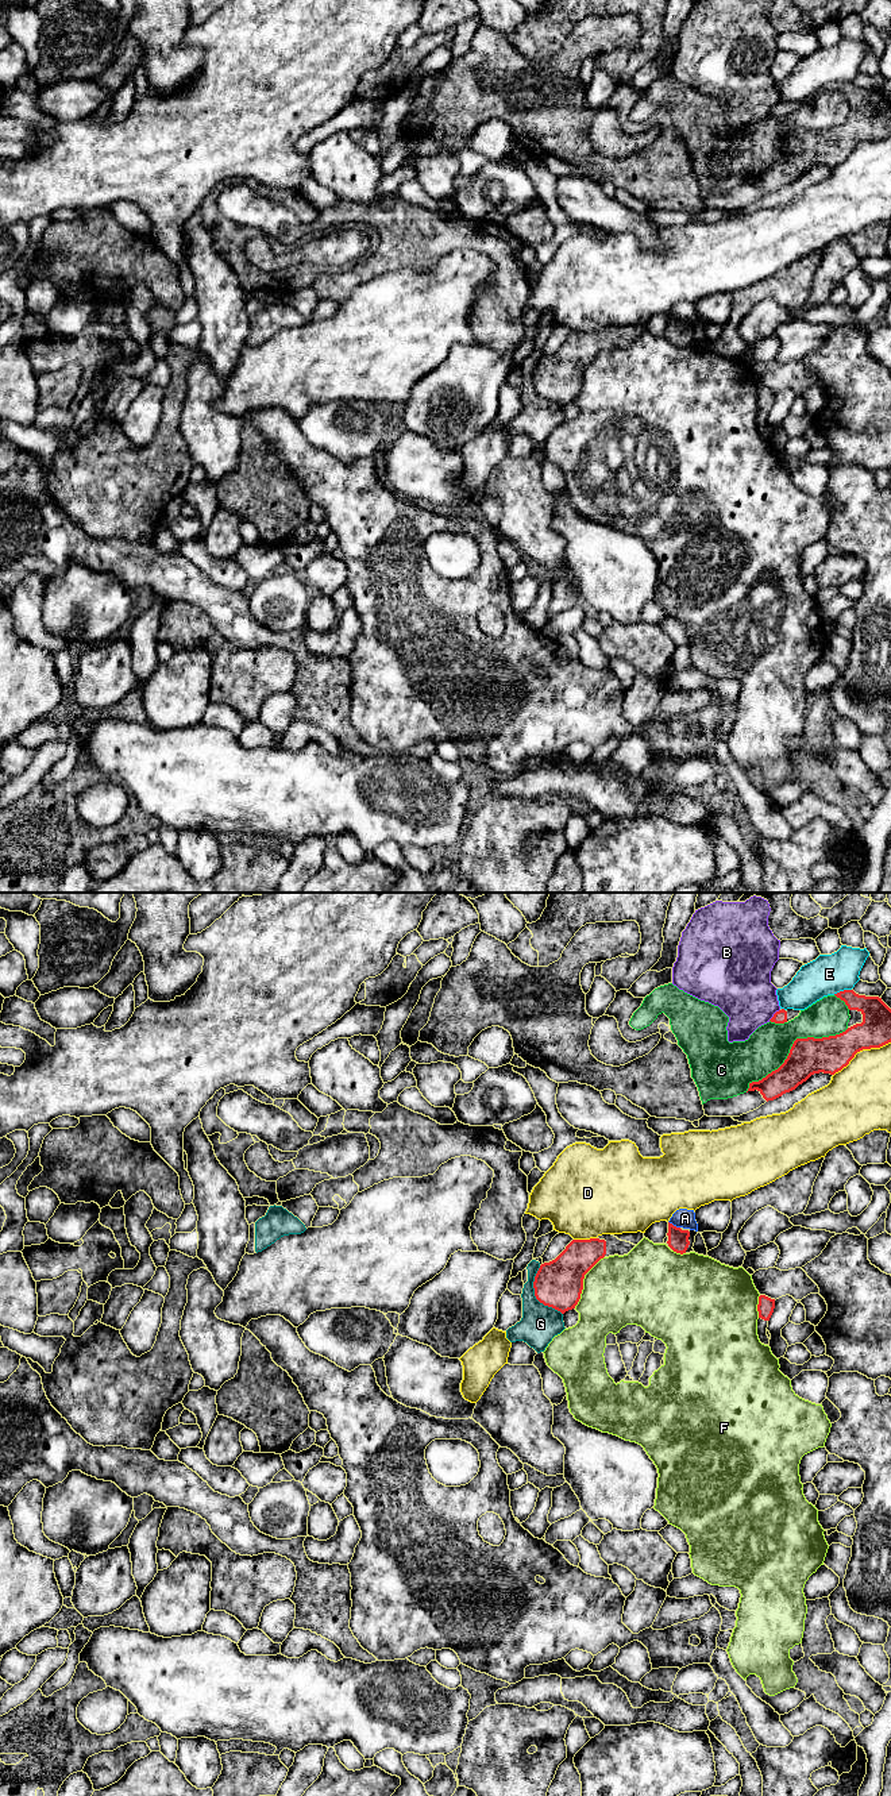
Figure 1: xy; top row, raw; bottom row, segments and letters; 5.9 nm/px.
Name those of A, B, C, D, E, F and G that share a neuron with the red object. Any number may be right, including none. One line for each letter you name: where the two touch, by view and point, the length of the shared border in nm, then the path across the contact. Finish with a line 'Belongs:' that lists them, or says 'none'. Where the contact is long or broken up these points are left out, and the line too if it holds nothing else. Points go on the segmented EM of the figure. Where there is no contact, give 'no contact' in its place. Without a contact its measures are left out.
Belongs: none

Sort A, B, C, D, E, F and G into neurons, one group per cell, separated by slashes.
A / B / C / D / E / F / G

